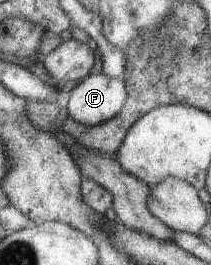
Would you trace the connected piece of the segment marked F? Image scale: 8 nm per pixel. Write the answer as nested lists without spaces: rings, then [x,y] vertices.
[[[102,71],[87,76],[73,88],[67,108],[84,125],[102,125],[122,111],[127,97],[124,78],[108,76]]]

